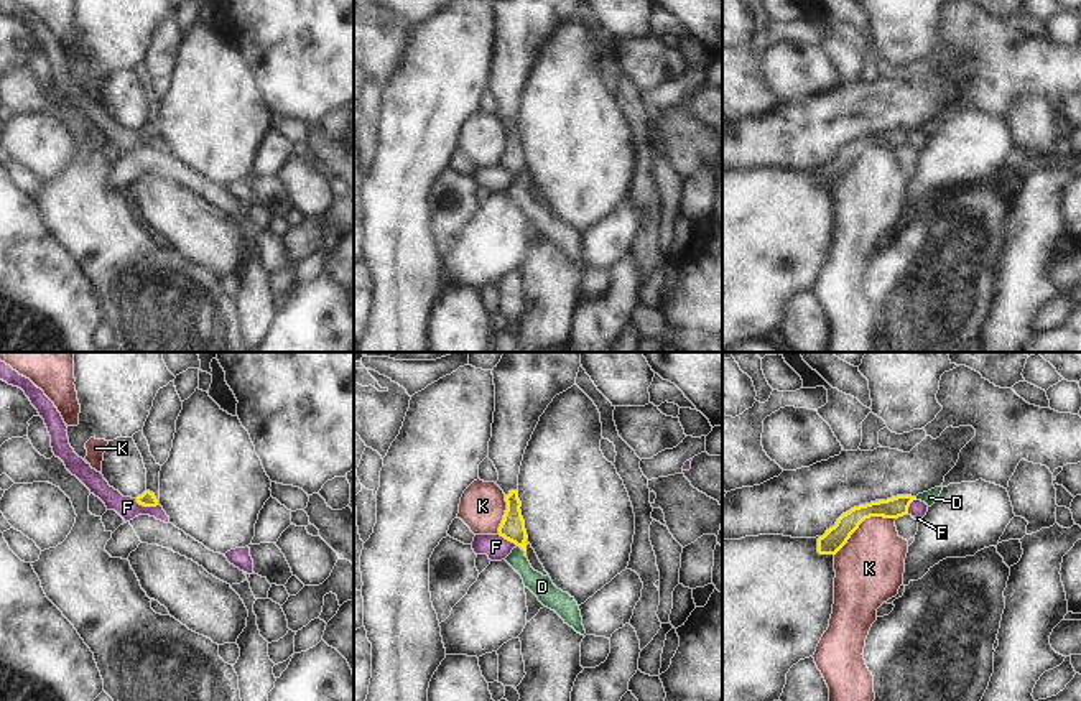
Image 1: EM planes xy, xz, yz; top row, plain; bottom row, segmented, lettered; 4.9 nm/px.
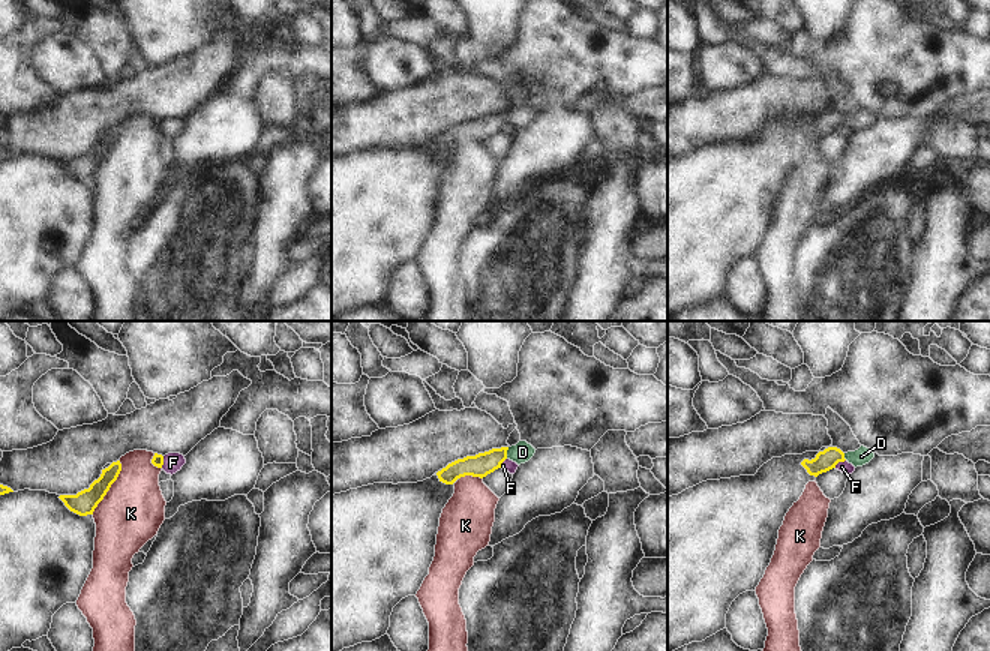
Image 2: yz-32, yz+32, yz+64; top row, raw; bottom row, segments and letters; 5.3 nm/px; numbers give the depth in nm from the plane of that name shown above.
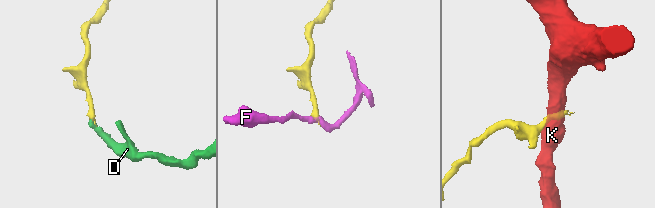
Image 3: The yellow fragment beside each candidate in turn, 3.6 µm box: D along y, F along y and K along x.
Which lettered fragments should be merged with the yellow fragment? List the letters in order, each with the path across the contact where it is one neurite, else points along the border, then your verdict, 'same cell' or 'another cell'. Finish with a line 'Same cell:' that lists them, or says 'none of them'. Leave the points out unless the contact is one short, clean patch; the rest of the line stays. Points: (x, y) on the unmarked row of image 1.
D: across xz (512, 158), (524, 181), (522, 198), (542, 218) | same cell
F: along xy (135, 130), (143, 137), (158, 135) | another cell
K: along yz (895, 148), (867, 148), (835, 186) | another cell
Same cell: D

